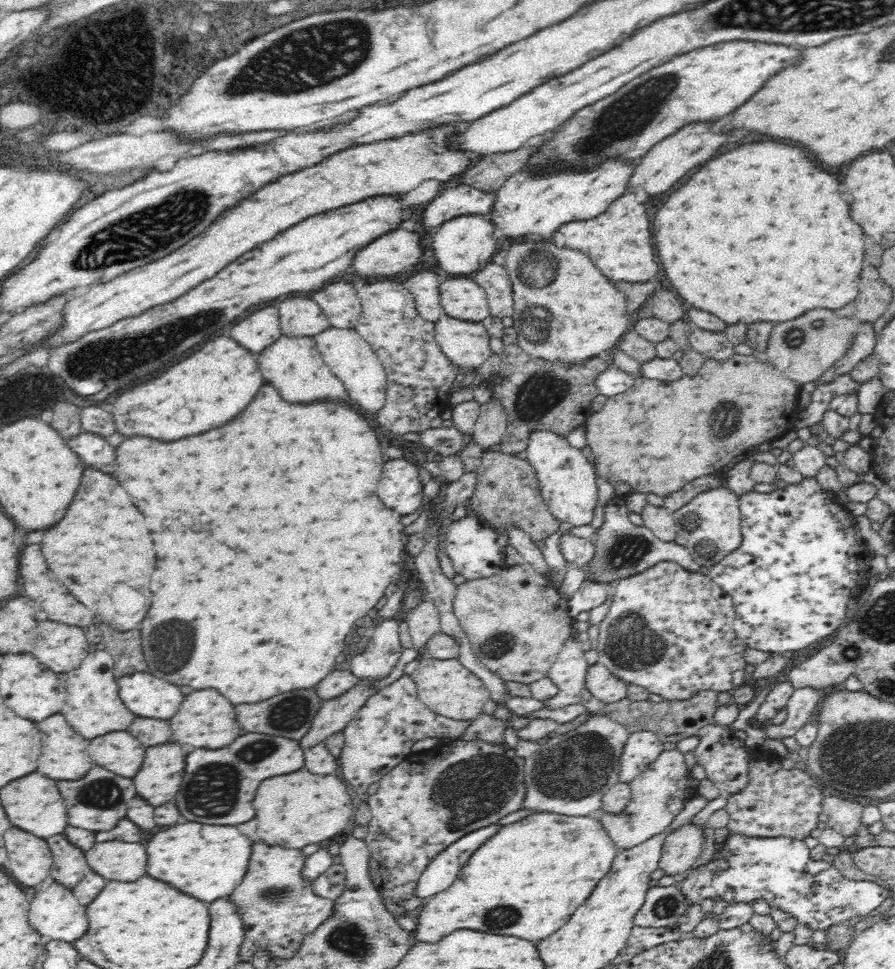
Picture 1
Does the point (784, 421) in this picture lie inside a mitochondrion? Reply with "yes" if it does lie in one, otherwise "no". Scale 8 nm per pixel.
no

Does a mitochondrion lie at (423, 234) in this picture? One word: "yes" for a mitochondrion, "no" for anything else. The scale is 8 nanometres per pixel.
no

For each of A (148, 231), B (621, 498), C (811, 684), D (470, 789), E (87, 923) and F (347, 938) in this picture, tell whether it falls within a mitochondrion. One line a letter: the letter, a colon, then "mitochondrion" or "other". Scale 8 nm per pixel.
A: mitochondrion
B: other
C: other
D: mitochondrion
E: other
F: mitochondrion

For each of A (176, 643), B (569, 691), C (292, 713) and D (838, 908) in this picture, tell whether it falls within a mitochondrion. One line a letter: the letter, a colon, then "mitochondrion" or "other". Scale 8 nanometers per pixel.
A: mitochondrion
B: other
C: mitochondrion
D: other

